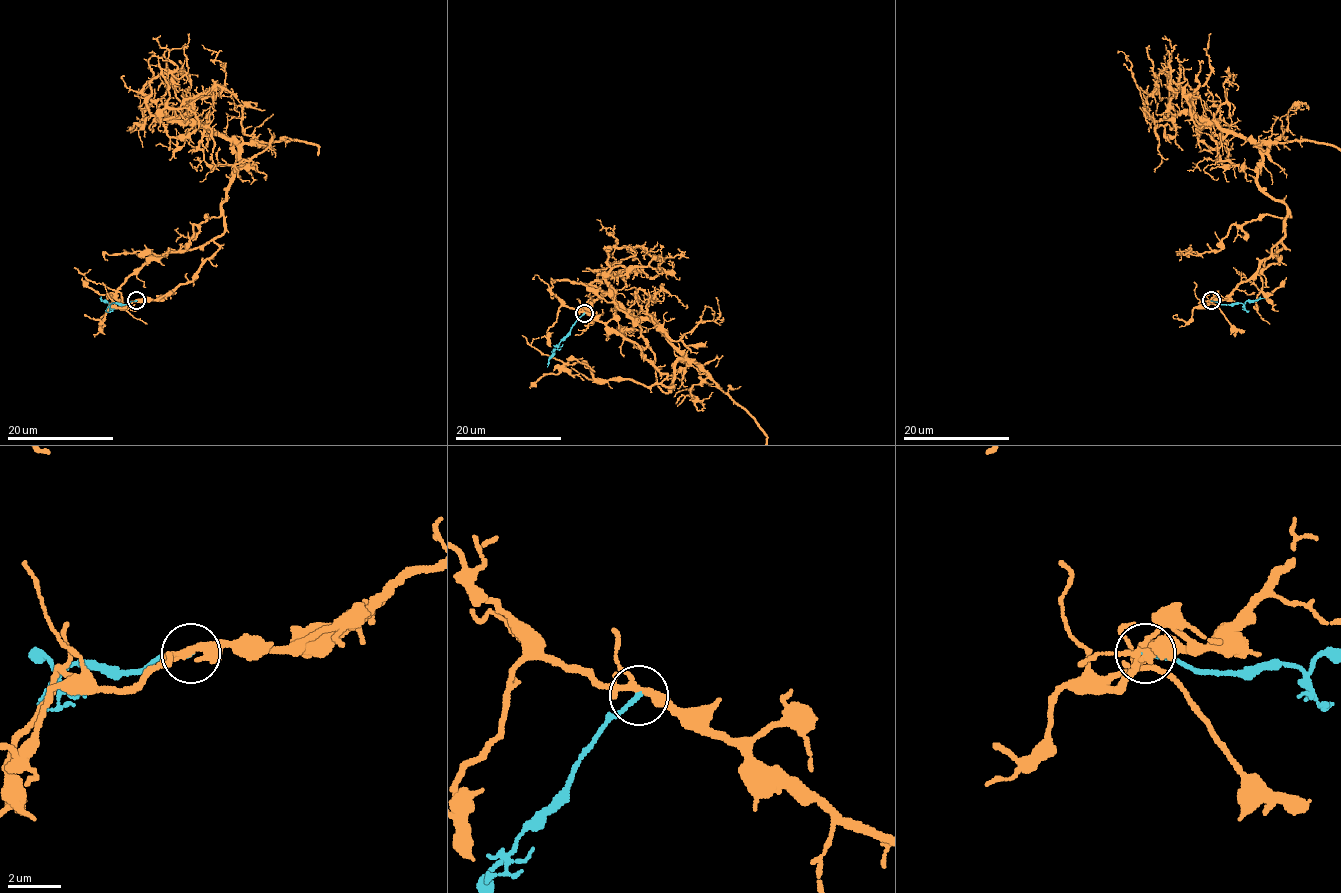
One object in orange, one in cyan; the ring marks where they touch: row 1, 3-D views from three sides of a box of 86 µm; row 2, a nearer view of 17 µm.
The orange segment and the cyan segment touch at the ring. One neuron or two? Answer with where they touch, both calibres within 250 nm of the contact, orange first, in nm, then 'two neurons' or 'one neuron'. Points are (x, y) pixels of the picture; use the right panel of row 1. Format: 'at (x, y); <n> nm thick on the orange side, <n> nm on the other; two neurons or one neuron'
at (1211, 300); 280 nm thick on the orange side, 190 nm on the other; two neurons

